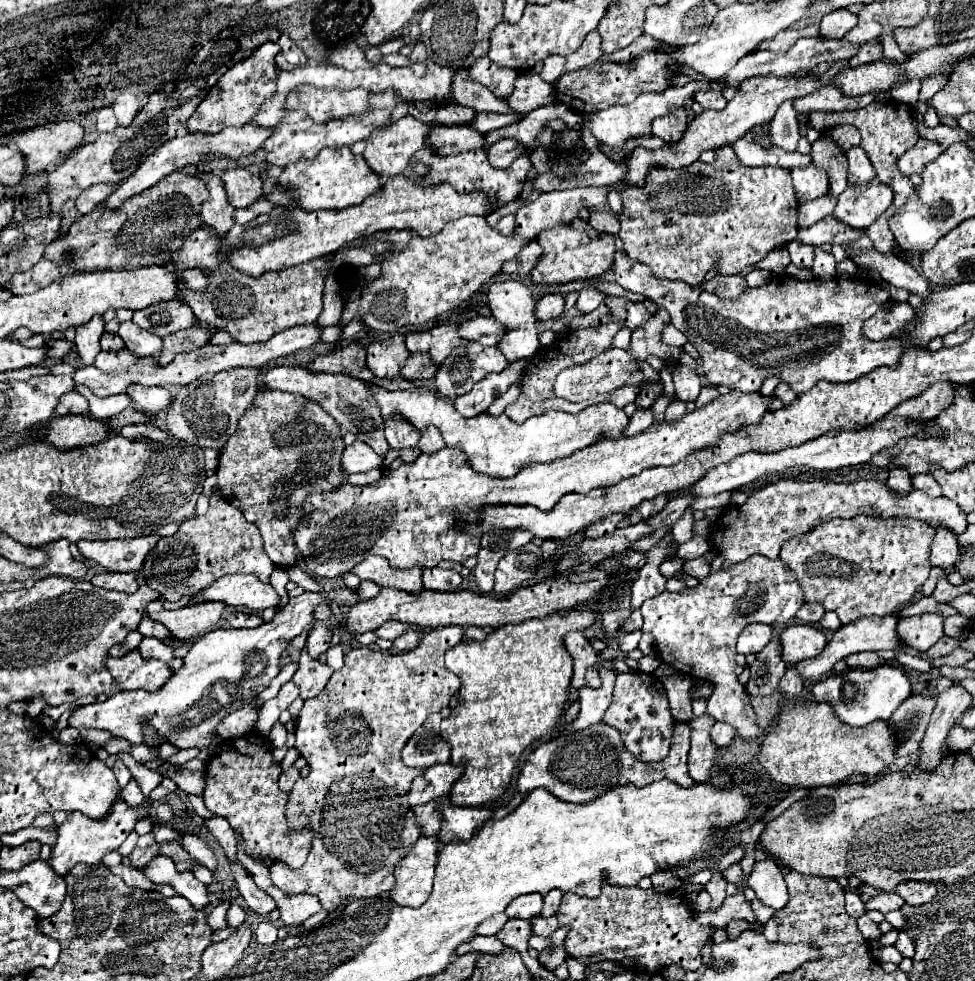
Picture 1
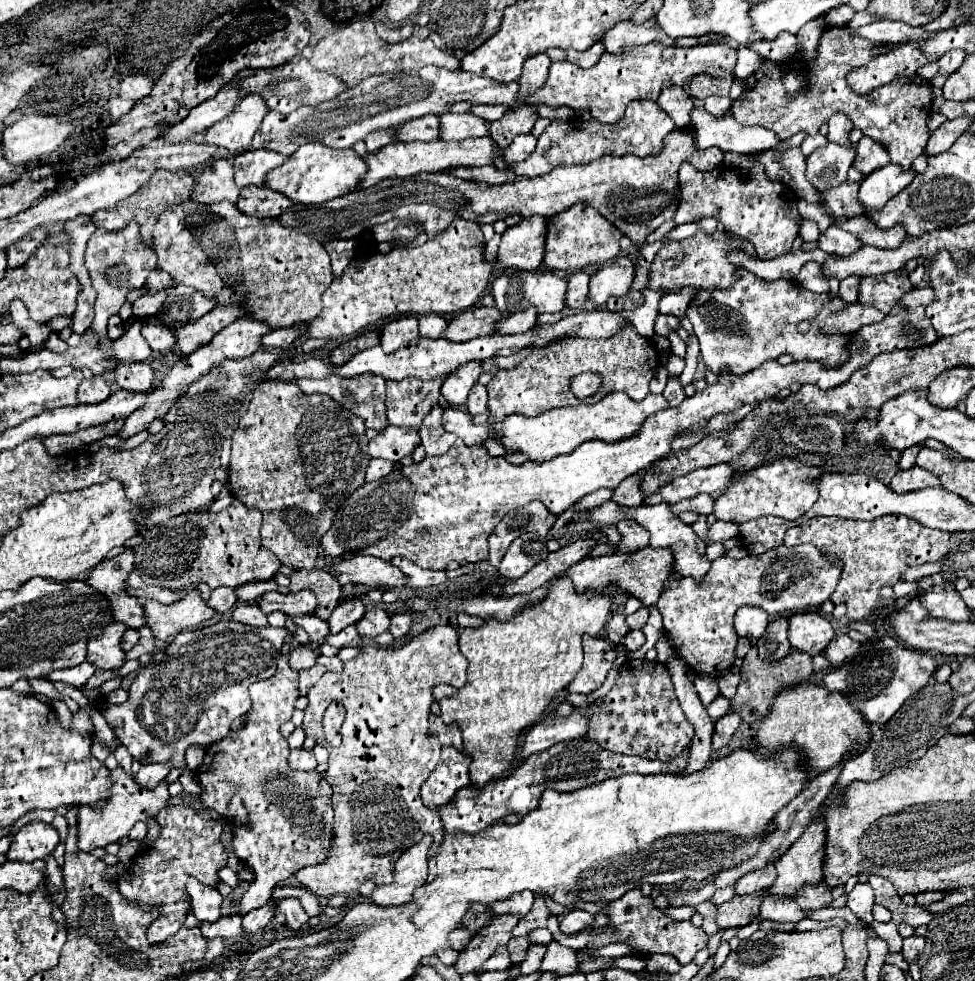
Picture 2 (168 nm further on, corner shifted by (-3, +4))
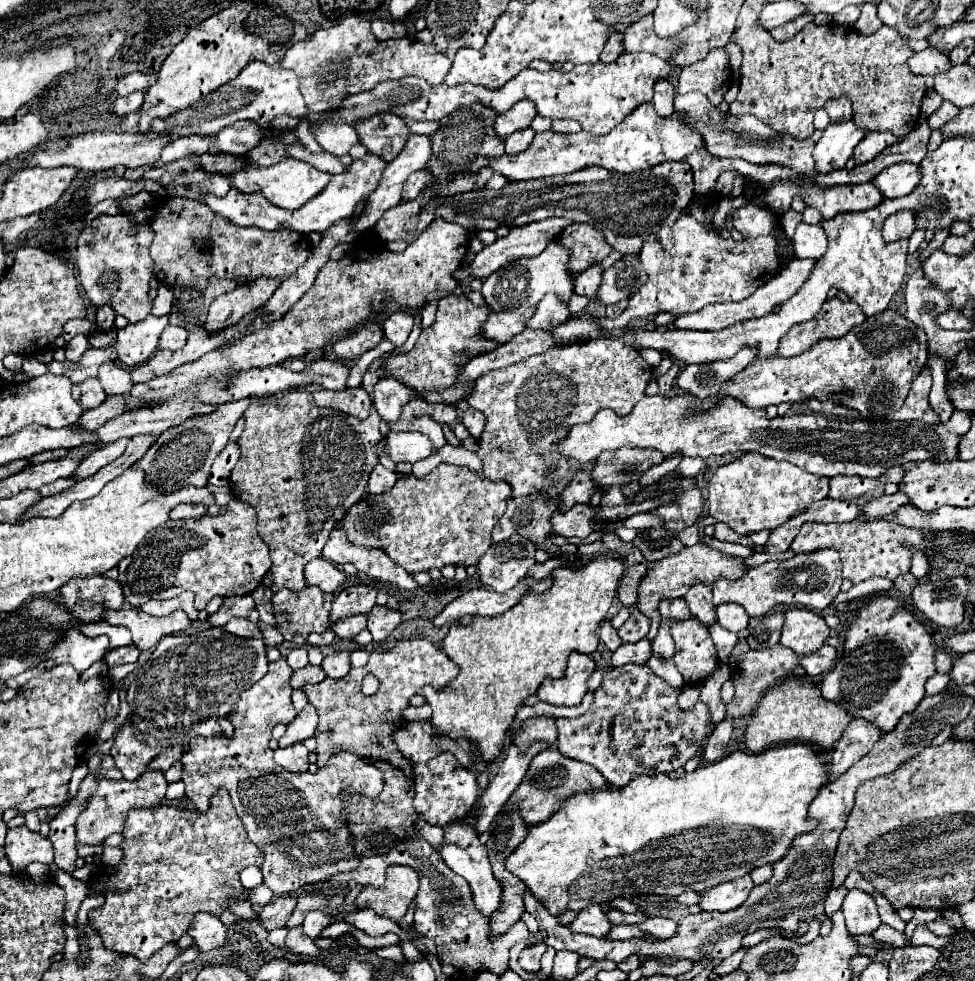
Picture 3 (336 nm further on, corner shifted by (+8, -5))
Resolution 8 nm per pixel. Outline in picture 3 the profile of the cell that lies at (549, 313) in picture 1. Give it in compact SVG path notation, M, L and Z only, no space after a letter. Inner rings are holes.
M598 264L598 266L592 266L592 268L576 274L574 276L574 292L580 296L594 298L596 288L600 286L600 280L602 280L602 272L604 272L604 268Z

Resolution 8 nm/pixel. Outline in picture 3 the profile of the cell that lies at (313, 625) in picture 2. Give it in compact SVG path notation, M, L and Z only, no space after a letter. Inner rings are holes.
M326 630L326 632L322 632L322 634L310 634L308 636L308 644L310 646L328 646L328 644L332 644L332 640L334 640L334 632L332 630Z

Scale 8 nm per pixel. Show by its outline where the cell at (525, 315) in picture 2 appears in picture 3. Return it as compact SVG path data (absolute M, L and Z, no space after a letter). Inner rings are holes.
M546 294L542 298L542 302L538 304L536 314L528 322L528 328L532 328L532 330L554 328L556 324L564 324L564 320L568 320L570 316L572 316L572 312L568 310L568 302L560 300L560 296L556 296L556 294Z

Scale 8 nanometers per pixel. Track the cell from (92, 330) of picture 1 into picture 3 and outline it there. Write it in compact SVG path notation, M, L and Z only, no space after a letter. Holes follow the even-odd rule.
M98 216L94 226L94 238L90 244L78 246L78 270L80 270L80 282L92 302L94 308L100 306L112 306L116 312L118 308L124 308L124 318L130 324L136 324L144 320L152 312L152 300L148 296L150 292L150 278L152 278L152 258L150 258L150 244L152 244L152 228L148 224L134 224L126 216Z

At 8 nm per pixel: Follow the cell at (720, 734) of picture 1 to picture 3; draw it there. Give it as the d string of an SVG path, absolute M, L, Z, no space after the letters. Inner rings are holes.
M722 720L714 728L714 732L710 734L708 744L704 748L704 760L706 762L716 762L718 758L724 756L724 750L726 750L726 744L730 740L730 734L732 734L732 724L728 720Z

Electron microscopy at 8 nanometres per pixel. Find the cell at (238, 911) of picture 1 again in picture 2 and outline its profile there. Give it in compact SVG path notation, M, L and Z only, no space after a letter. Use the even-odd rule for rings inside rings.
M281 655L275 675L249 687L253 705L245 727L231 731L225 739L207 747L197 775L203 787L203 805L215 809L219 815L227 815L229 801L235 795L243 799L247 821L233 821L233 851L253 871L267 871L267 875L257 873L243 895L239 903L241 917L267 903L273 887L295 871L321 863L333 837L331 785L317 771L291 771L287 765L287 739L279 733L279 725L289 721L295 711L295 699L299 697L297 683L299 675L289 667L289 655Z

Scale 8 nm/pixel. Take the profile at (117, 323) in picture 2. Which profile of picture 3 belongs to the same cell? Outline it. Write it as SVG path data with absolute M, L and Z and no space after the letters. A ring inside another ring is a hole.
M108 306L104 308L98 308L96 310L96 324L98 324L98 330L110 330L114 326L114 318L116 318L116 312Z

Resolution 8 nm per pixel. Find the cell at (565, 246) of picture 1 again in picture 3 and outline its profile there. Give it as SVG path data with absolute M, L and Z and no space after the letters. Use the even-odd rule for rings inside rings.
M570 224L556 240L572 250L570 272L574 274L600 264L612 252L612 246L604 240L604 236L588 224Z

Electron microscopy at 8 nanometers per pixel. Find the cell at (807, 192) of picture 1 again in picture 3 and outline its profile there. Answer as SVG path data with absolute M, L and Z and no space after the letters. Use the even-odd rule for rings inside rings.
M842 120L840 124L830 124L814 148L816 172L824 174L836 168L844 168L856 144L866 134L868 130L860 128L854 120Z

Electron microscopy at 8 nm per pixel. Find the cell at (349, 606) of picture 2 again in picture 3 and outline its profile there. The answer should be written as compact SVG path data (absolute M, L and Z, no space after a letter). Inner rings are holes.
M368 584L346 586L332 602L330 620L336 622L344 616L370 612L370 608L376 604L376 594L378 594L378 590L374 586L368 586Z

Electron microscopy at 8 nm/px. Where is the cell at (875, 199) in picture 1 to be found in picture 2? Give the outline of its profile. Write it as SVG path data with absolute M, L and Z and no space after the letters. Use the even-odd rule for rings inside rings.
M891 163L873 171L867 179L863 179L859 187L859 203L863 203L863 211L873 213L883 209L889 199L893 199L913 181L913 177L913 169L907 171L901 165Z

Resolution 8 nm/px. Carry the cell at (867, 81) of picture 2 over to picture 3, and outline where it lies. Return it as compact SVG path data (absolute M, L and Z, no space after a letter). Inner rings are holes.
M928 48L922 52L916 52L910 60L908 66L914 74L922 74L922 76L936 76L940 72L948 72L948 68L952 68L952 62L946 54Z

